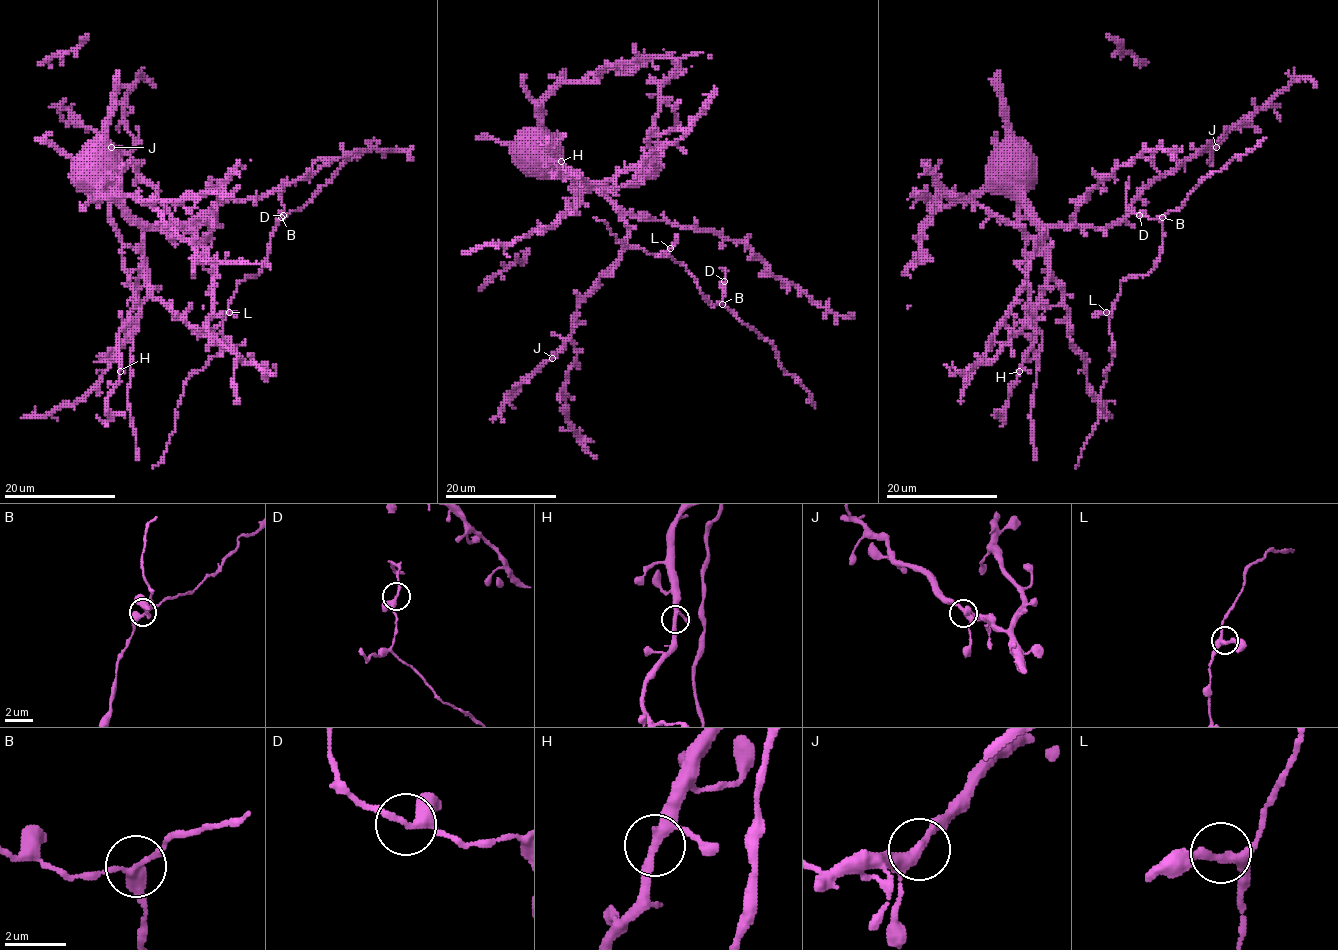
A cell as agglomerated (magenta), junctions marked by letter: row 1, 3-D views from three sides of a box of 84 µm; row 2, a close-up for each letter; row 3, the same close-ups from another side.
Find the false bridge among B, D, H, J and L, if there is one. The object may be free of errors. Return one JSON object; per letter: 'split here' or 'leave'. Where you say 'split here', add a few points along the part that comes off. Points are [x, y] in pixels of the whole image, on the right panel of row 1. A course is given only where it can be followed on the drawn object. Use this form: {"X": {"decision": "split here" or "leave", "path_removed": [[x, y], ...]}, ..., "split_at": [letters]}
{"B": {"decision": "leave"}, "D": {"decision": "leave"}, "H": {"decision": "leave"}, "J": {"decision": "leave"}, "L": {"decision": "leave"}, "split_at": []}

